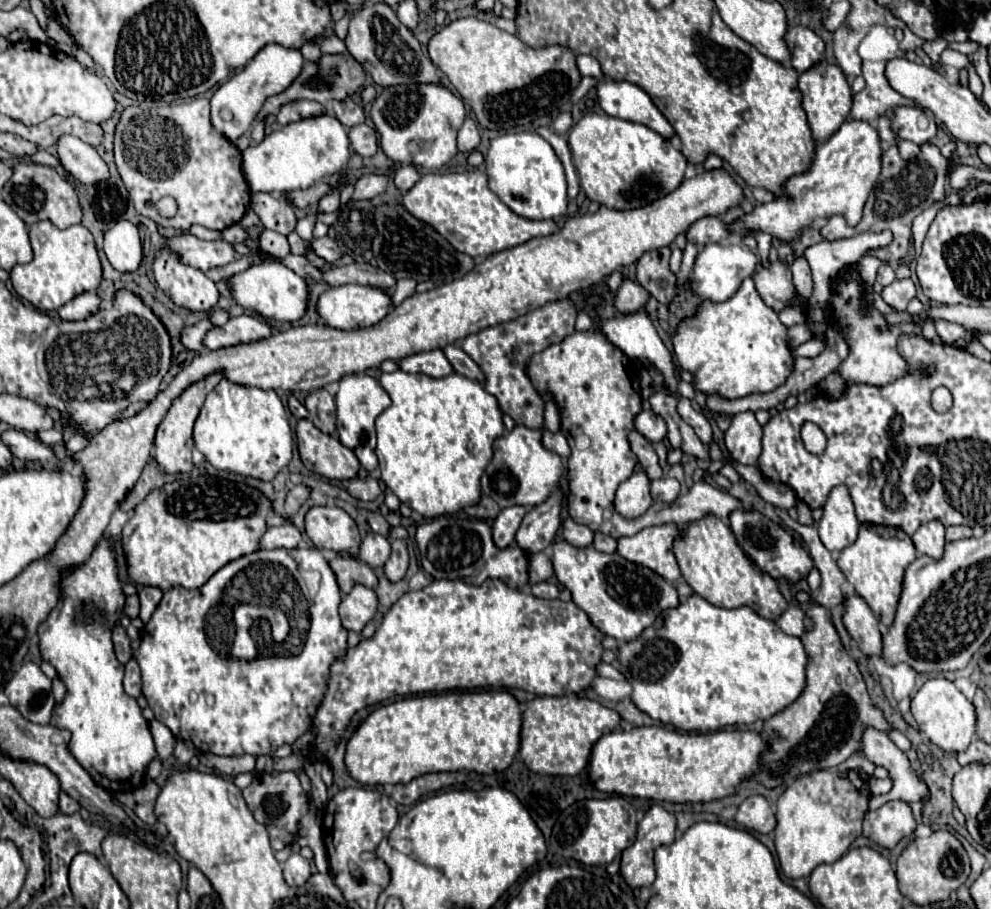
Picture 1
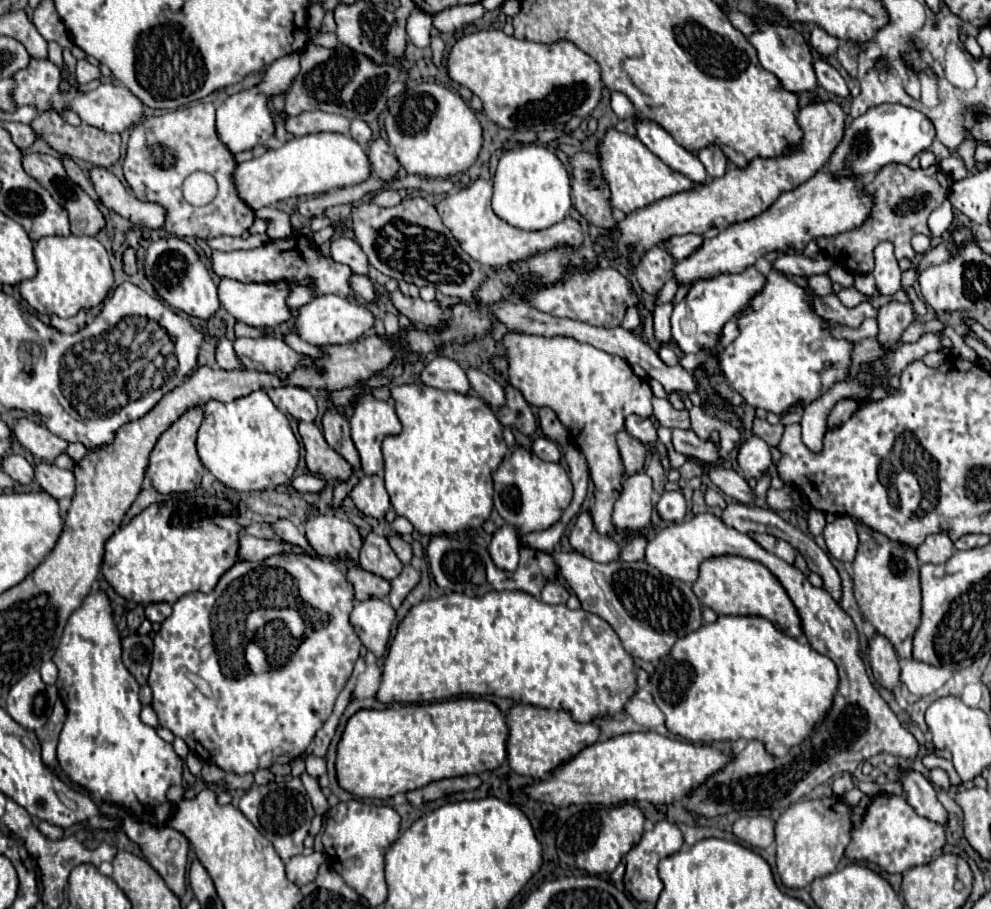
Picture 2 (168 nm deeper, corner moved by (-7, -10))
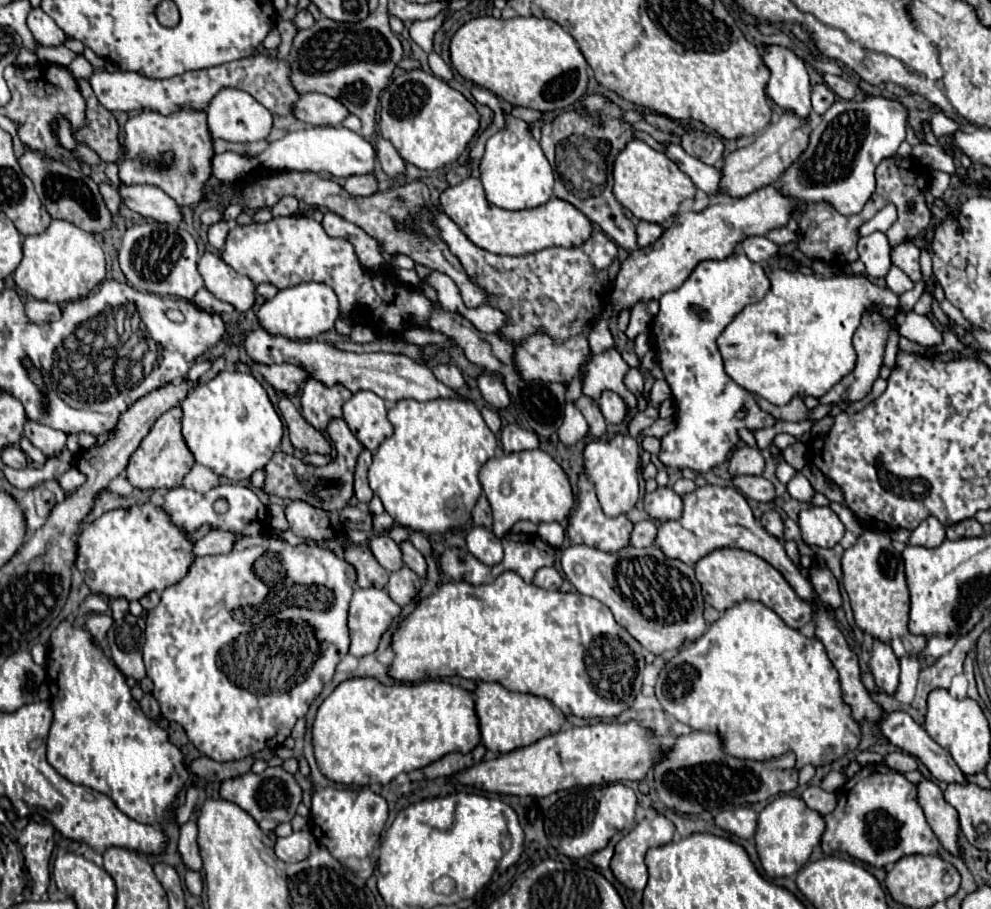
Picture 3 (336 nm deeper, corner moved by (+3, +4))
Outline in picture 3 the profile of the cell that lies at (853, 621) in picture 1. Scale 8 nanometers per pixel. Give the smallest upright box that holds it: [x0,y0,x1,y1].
[870,641,900,695]

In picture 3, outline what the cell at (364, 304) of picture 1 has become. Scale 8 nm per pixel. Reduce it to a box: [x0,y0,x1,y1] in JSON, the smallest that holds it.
[256,283,338,341]

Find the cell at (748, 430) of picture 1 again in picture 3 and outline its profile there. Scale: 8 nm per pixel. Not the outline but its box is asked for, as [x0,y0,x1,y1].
[728,447,764,477]

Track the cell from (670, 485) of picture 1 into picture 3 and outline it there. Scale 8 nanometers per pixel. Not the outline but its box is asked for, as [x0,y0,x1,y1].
[644,487,682,521]

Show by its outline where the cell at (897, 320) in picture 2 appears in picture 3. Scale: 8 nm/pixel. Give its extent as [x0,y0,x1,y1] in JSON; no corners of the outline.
[818,305,890,405]

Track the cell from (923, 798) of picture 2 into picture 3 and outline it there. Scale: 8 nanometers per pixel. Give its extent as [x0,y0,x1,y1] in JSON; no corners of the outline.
[918,781,962,857]

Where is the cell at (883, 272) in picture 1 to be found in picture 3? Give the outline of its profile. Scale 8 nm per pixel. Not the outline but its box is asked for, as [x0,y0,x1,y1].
[858,233,892,279]

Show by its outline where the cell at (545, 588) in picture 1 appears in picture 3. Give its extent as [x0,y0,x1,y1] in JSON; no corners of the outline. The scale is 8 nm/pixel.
[534,567,564,591]

